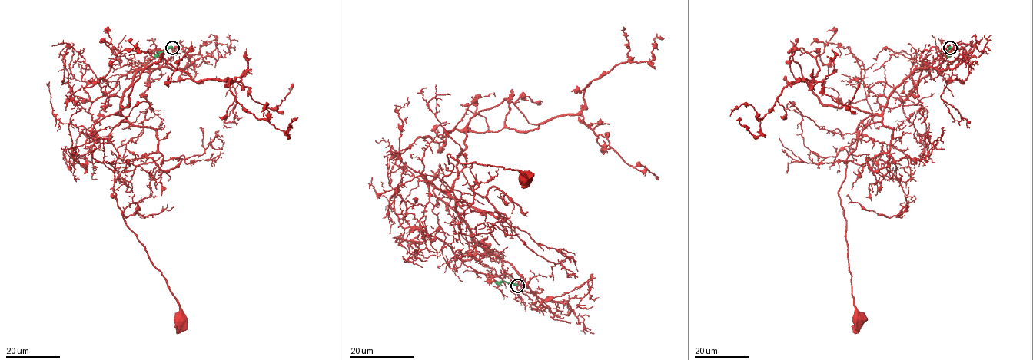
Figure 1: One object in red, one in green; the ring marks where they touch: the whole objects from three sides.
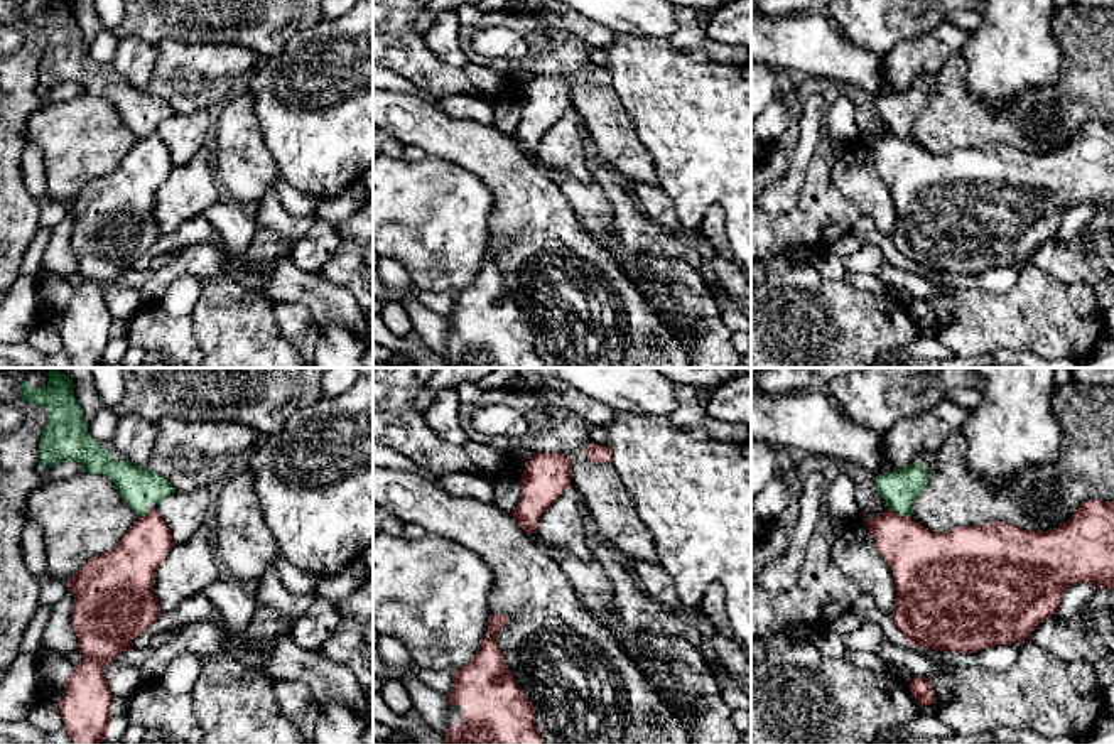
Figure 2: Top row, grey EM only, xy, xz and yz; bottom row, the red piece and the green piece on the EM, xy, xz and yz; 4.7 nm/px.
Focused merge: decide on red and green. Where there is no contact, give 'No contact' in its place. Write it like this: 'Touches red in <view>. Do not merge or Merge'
Touches red in yz. Do not merge

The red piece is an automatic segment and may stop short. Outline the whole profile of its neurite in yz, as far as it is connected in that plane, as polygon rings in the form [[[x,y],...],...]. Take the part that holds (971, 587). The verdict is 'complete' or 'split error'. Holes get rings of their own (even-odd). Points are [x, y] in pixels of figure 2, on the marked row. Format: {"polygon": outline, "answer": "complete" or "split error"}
{"polygon": [[[1084,501],[1068,521],[1046,531],[1030,531],[1008,521],[994,521],[935,533],[890,508],[881,516],[863,518],[863,521],[874,538],[874,547],[893,570],[896,599],[891,619],[911,648],[977,653],[992,644],[1030,639],[1031,631],[1043,619],[1057,614],[1072,584],[1094,582],[1097,589],[1114,589],[1114,501]]], "answer": "complete"}

